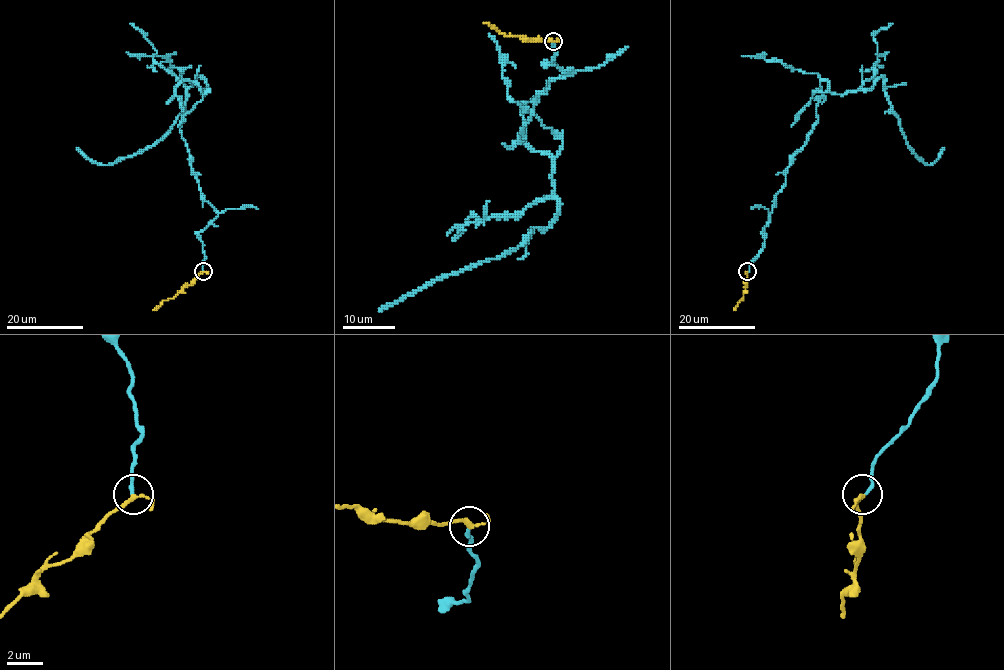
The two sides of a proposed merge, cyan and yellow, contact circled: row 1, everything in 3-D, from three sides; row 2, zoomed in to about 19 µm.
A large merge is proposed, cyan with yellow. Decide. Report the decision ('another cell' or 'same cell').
same cell

